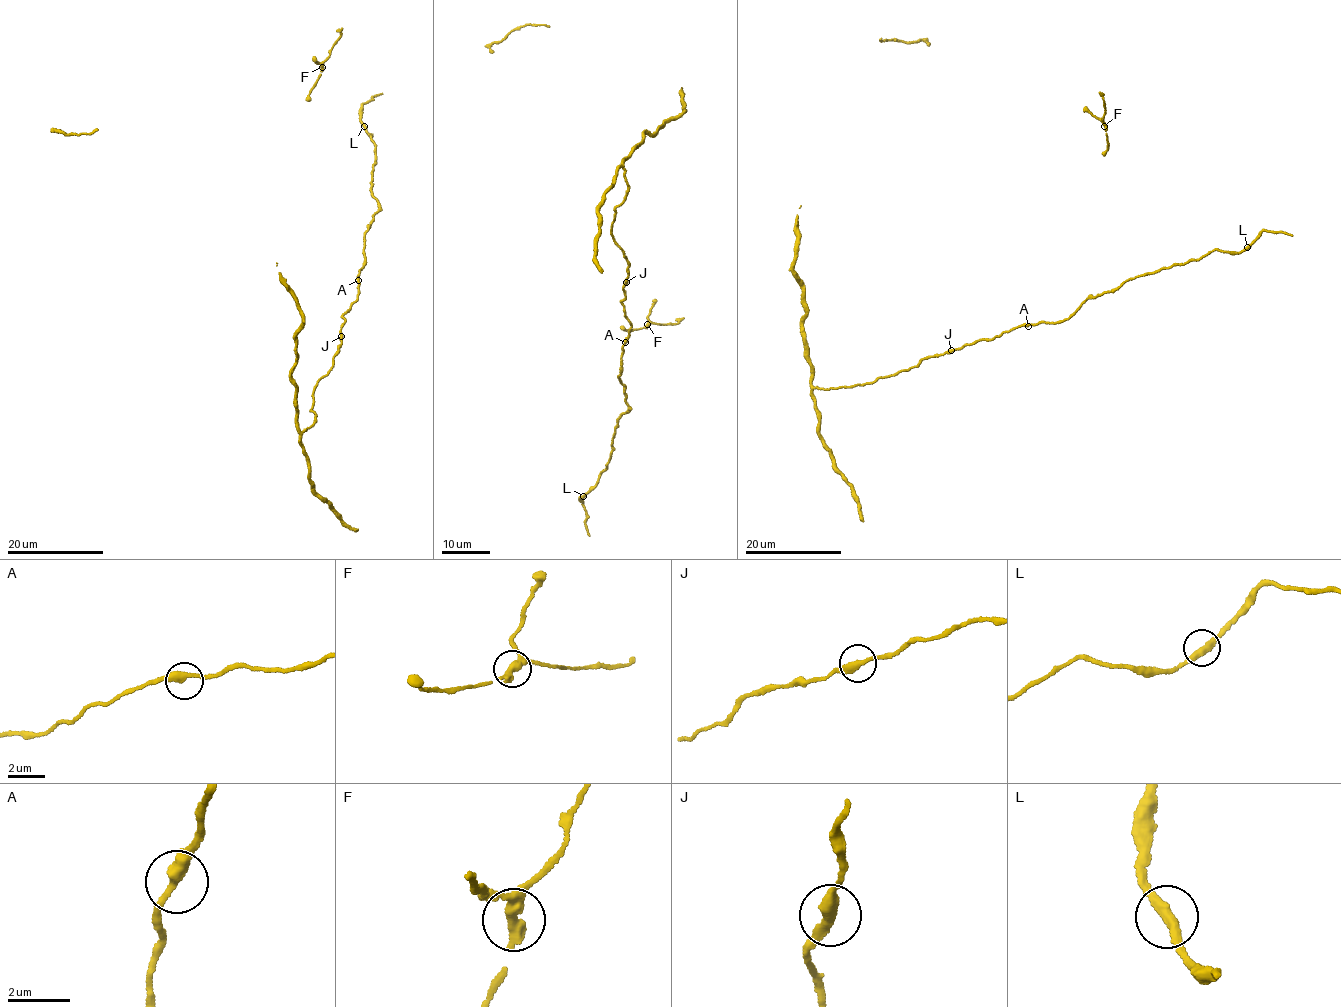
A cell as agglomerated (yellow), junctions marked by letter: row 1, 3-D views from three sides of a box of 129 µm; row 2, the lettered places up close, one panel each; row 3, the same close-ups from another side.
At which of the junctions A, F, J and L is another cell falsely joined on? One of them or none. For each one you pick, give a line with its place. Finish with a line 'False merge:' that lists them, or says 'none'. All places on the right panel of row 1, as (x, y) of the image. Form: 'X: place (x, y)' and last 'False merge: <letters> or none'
False merge: none

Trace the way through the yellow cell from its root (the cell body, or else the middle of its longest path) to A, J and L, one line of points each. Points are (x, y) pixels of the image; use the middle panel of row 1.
A: (615, 212), (610, 234), (628, 265), (623, 287), (625, 298), (621, 302), (631, 324), (625, 342)
J: (615, 212), (610, 234), (627, 260), (626, 282)
L: (615, 212), (610, 234), (628, 265), (621, 304), (631, 327), (618, 377), (629, 409), (607, 468), (583, 496)

